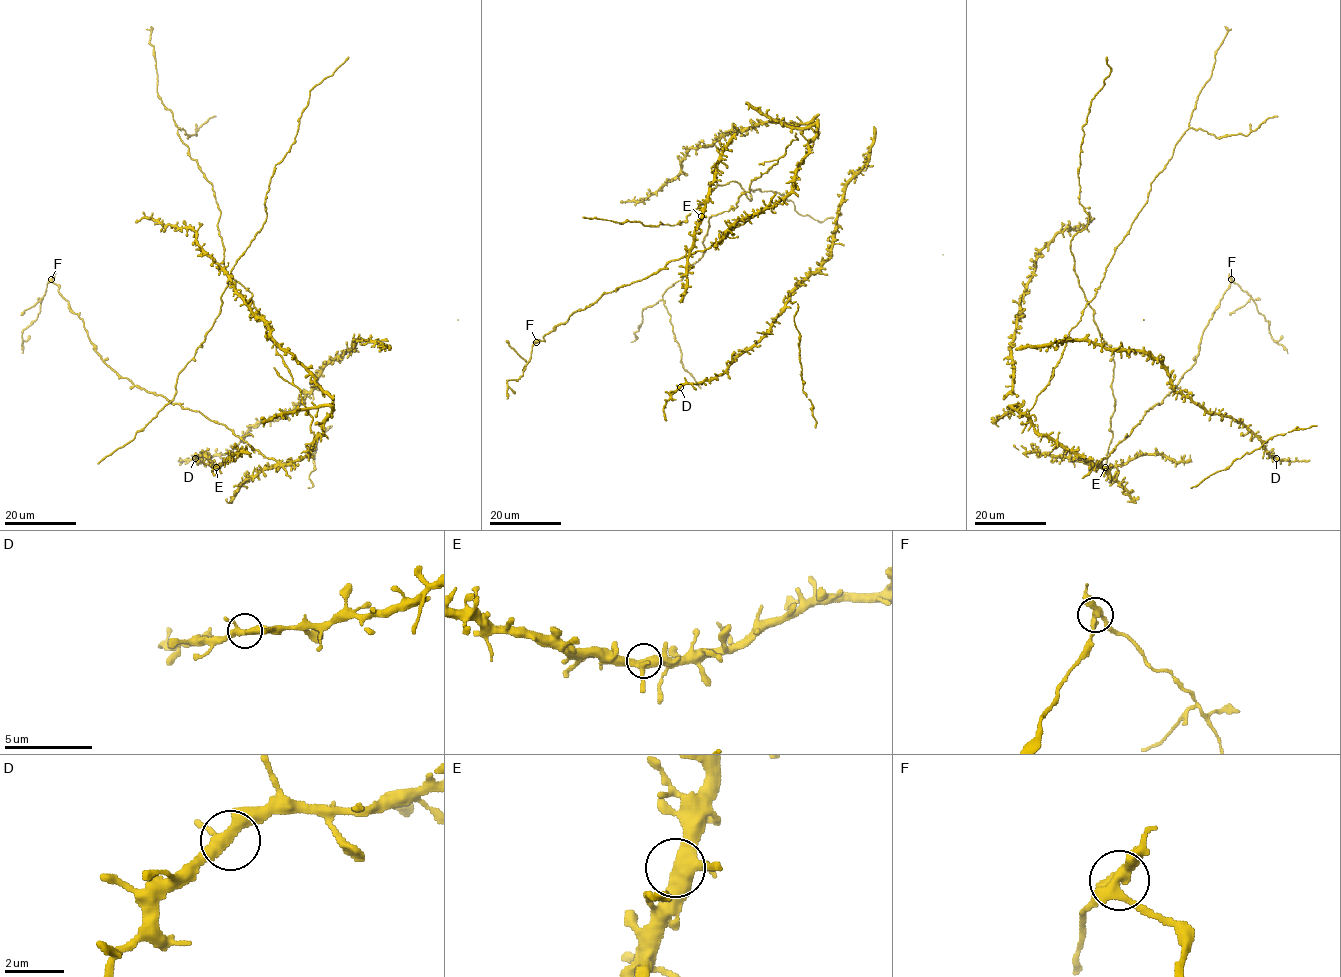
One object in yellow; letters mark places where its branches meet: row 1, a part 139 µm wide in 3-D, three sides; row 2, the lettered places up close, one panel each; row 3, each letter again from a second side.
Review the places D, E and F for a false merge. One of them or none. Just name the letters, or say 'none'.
F

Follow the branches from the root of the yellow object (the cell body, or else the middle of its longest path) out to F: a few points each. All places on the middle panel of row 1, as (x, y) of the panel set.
F: (808, 147), (795, 187), (774, 204), (709, 248), (605, 292), (536, 341)

